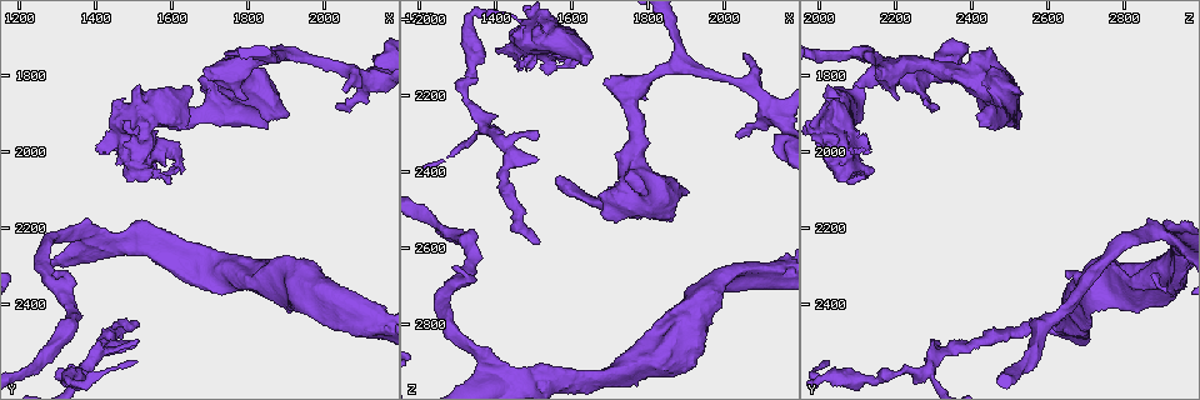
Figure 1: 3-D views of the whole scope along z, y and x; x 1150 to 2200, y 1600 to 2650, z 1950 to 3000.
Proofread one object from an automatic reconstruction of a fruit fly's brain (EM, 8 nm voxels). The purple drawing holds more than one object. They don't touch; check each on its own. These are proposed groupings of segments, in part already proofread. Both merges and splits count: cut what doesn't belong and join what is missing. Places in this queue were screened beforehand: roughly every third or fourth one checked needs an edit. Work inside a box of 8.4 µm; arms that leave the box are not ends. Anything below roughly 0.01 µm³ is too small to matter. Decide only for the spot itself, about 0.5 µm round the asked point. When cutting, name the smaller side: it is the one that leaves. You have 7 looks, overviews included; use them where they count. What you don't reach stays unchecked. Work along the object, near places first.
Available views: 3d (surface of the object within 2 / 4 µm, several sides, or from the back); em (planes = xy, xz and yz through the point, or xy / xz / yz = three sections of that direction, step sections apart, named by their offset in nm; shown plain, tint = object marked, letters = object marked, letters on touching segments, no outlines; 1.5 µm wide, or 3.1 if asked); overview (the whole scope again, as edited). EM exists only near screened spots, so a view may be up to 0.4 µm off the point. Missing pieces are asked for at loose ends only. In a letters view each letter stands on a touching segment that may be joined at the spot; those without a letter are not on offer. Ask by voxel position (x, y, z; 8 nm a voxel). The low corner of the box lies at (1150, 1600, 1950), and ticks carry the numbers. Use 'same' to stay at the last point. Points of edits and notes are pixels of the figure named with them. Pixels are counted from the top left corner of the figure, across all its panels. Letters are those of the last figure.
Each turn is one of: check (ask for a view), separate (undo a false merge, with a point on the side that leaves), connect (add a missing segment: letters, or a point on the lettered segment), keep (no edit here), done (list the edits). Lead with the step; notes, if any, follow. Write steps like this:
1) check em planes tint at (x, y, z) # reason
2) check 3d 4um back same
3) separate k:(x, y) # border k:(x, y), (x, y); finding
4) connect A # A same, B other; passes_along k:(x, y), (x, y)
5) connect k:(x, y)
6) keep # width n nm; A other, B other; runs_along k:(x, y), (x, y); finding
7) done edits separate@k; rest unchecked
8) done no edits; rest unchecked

check 3d 4um at (1770, 1725, 2450) # thick end

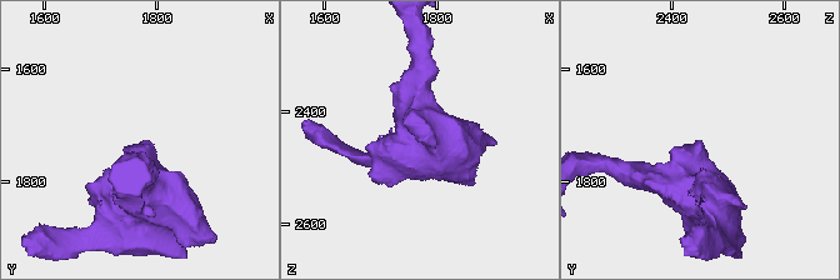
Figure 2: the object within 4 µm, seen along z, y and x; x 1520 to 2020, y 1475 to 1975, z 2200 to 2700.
check em planes letters at (1775, 1730, 2455)

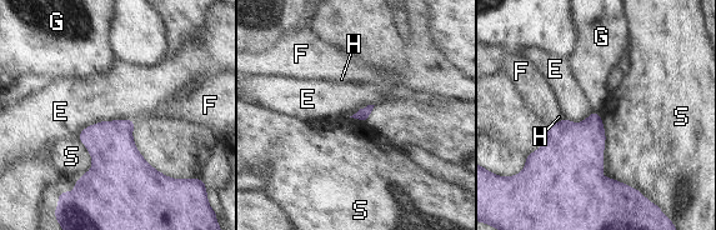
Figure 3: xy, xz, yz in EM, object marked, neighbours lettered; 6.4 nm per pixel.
keep # longest_contact S 550 nm; E other, F other, G other, H other, S other; no lettered segment goes on from it

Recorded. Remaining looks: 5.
check em planes letters at (1640, 1830, 2090)

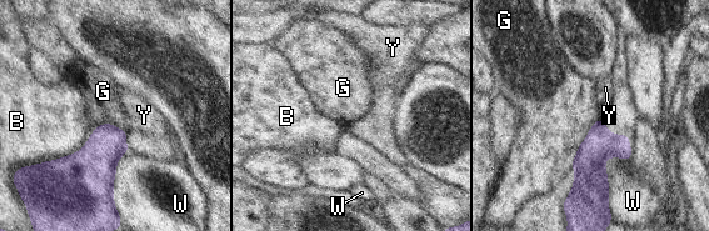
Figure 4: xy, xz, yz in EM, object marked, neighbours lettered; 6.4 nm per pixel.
keep # B other, G other, W other, Y other; no lettered segment goes on from it

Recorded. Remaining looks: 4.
check 3d 4um back at (1515, 2555, 2010) # thin end

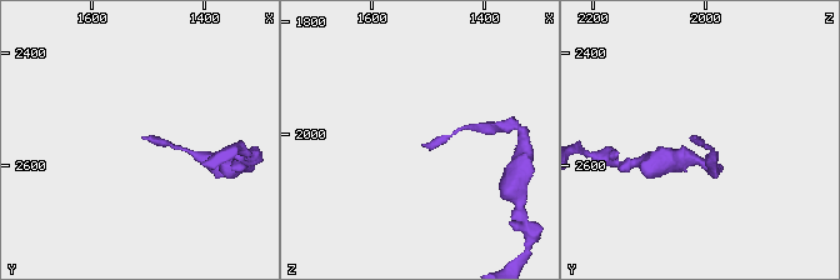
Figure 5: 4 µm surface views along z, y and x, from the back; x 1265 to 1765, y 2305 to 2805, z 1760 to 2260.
check em planes plain at (1510, 2545, 2020)

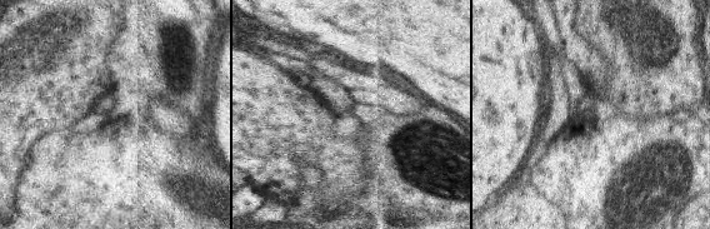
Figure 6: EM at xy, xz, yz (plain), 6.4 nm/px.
check em planes letters same # see the neighbours

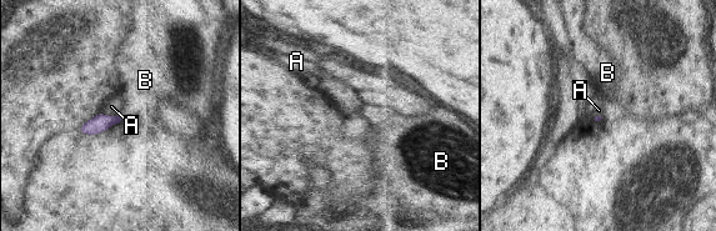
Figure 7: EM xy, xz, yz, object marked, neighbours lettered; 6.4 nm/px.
keep # A other, B other; border 7:(99, 113), (121, 116); no lettered segment goes on from it

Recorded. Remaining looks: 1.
done no edits; rest unchecked

